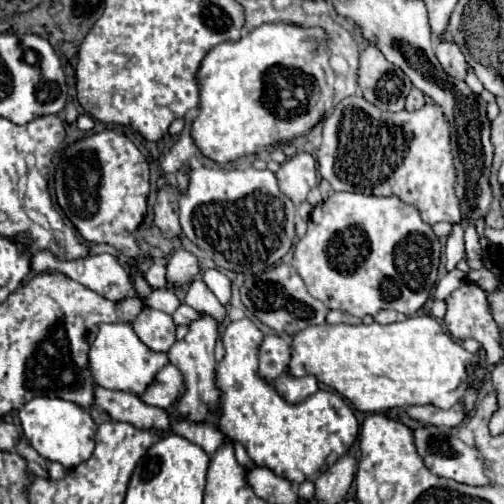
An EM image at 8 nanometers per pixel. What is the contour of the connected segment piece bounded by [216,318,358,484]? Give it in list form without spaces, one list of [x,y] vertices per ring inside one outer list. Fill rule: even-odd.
[[[242,318],[238,322],[230,322],[222,334],[222,344],[226,348],[226,354],[222,362],[218,362],[216,368],[216,386],[220,390],[218,400],[218,428],[232,440],[238,440],[252,462],[256,466],[270,468],[276,476],[286,478],[288,482],[302,484],[302,482],[314,482],[320,474],[324,474],[332,464],[336,464],[344,454],[352,450],[352,444],[358,436],[358,420],[352,414],[350,406],[344,402],[344,398],[334,390],[318,390],[316,394],[308,396],[300,404],[286,404],[274,390],[274,386],[266,384],[262,378],[258,378],[258,356],[256,348],[262,342],[264,334],[254,326],[250,318]]]

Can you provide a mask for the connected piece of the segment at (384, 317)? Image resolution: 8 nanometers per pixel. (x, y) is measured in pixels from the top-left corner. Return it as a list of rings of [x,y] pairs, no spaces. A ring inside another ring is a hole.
[[[380,310],[374,320],[378,324],[392,324],[392,322],[400,322],[400,320],[406,320],[406,316],[402,316],[400,312],[394,312],[394,310]]]

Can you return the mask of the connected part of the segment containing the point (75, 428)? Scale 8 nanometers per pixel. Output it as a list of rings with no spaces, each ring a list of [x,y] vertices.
[[[34,398],[20,408],[18,416],[26,440],[46,460],[60,462],[66,468],[74,468],[92,456],[96,424],[90,414],[78,404],[66,402],[62,398]]]

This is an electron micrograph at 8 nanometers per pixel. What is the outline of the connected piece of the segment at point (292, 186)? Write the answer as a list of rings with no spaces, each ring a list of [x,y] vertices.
[[[298,152],[280,166],[276,178],[280,190],[294,202],[294,206],[300,206],[308,192],[318,184],[314,156],[308,152]]]

